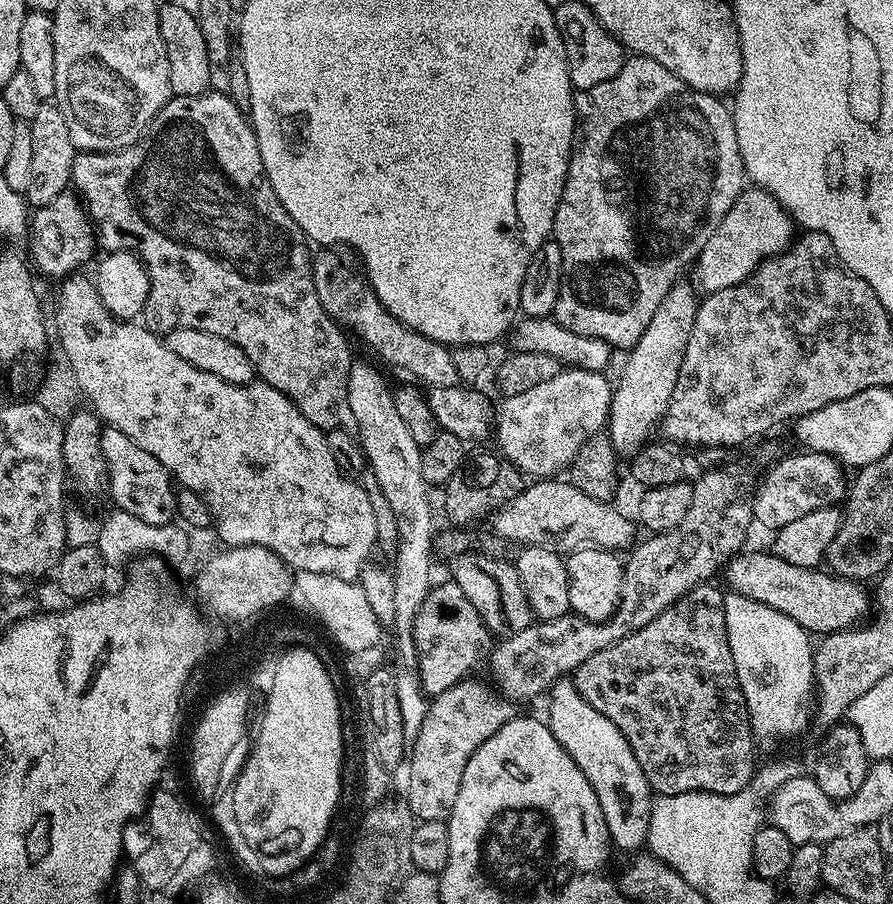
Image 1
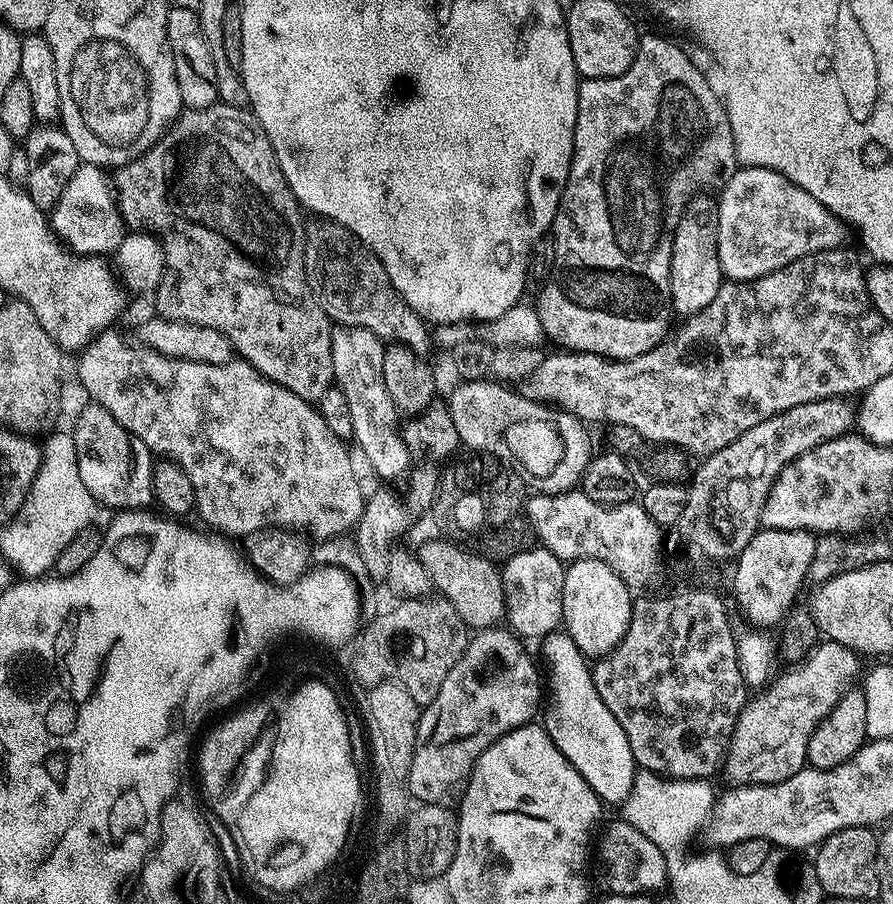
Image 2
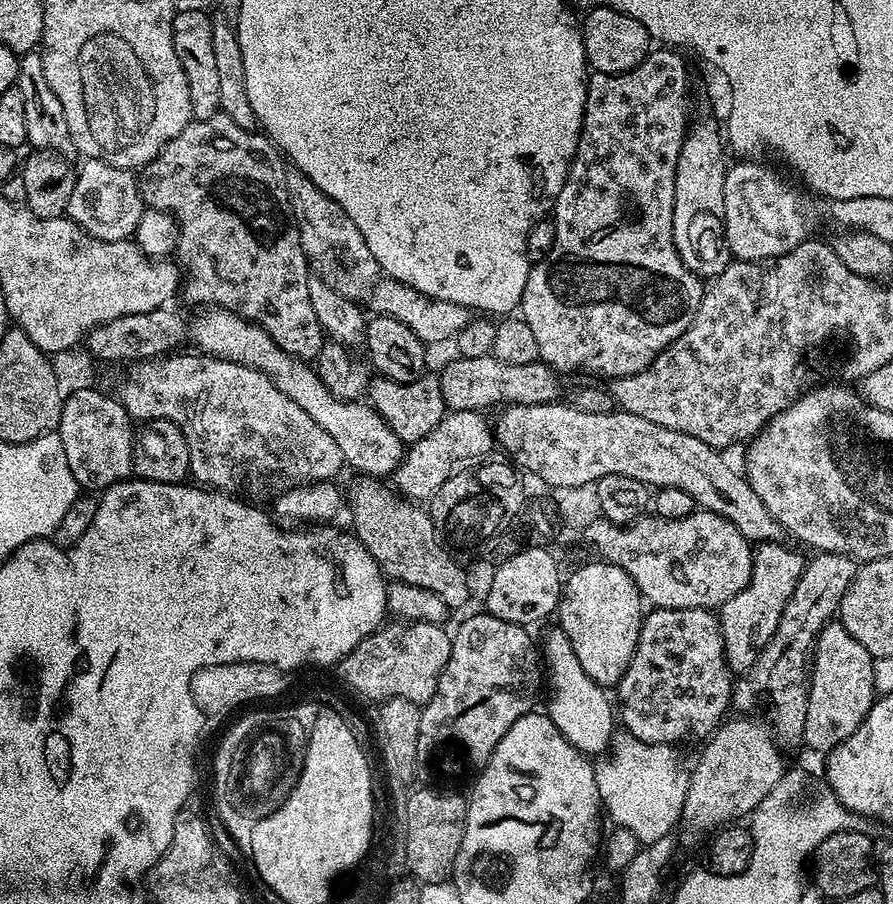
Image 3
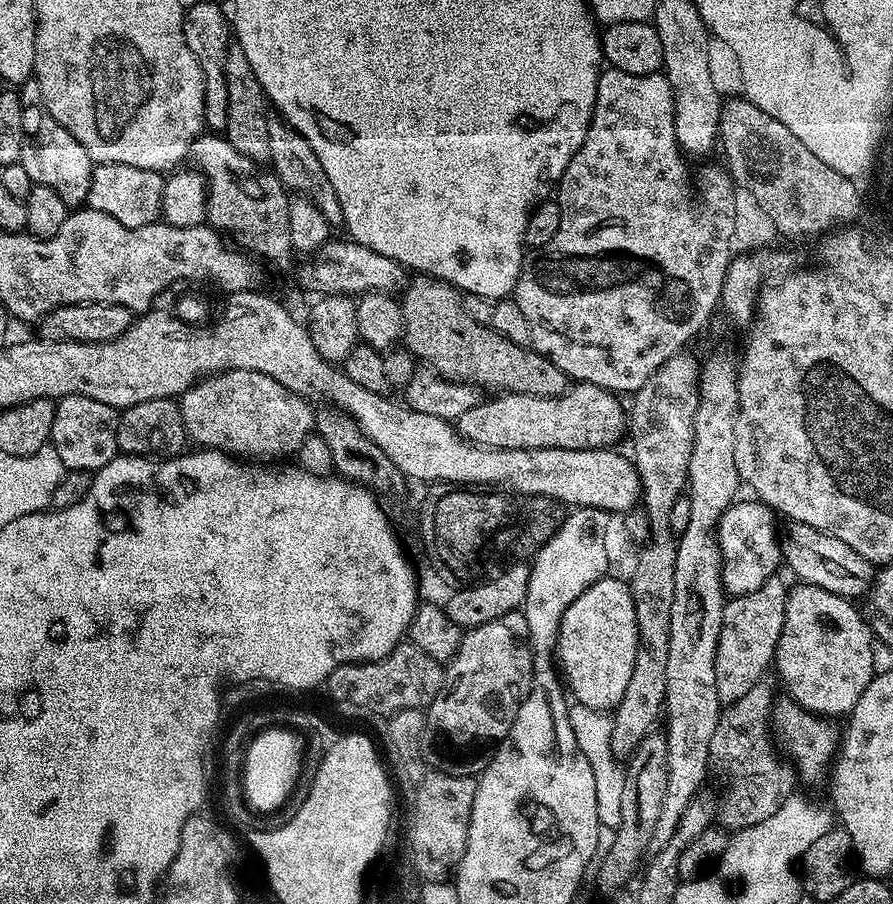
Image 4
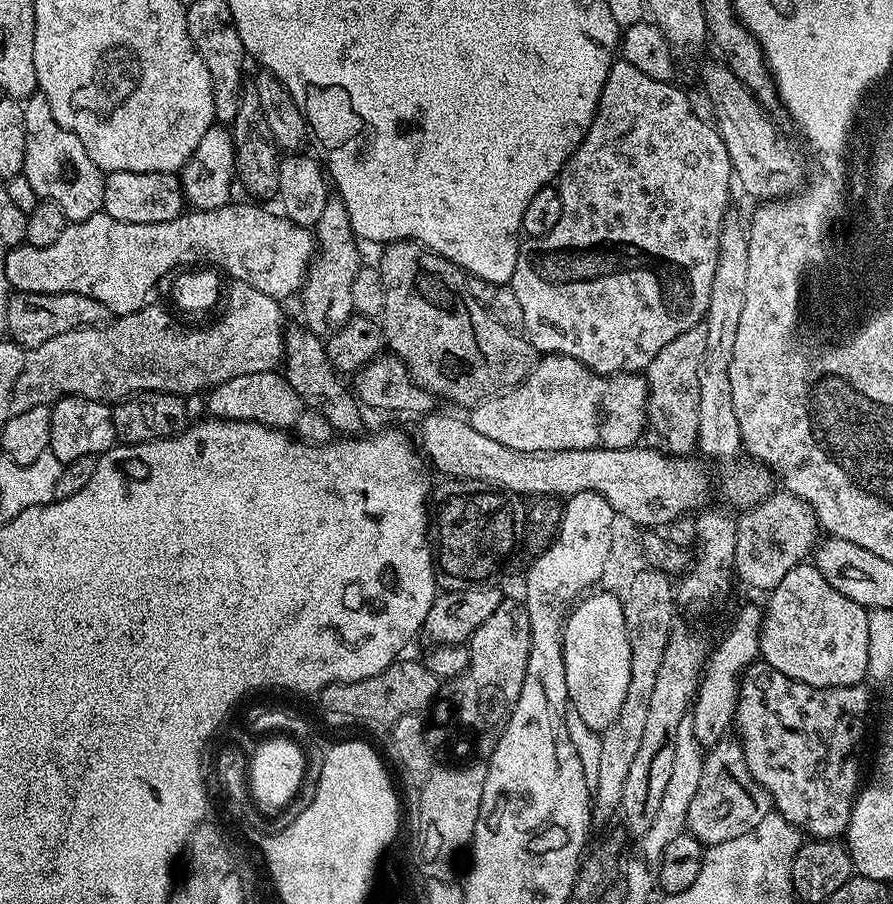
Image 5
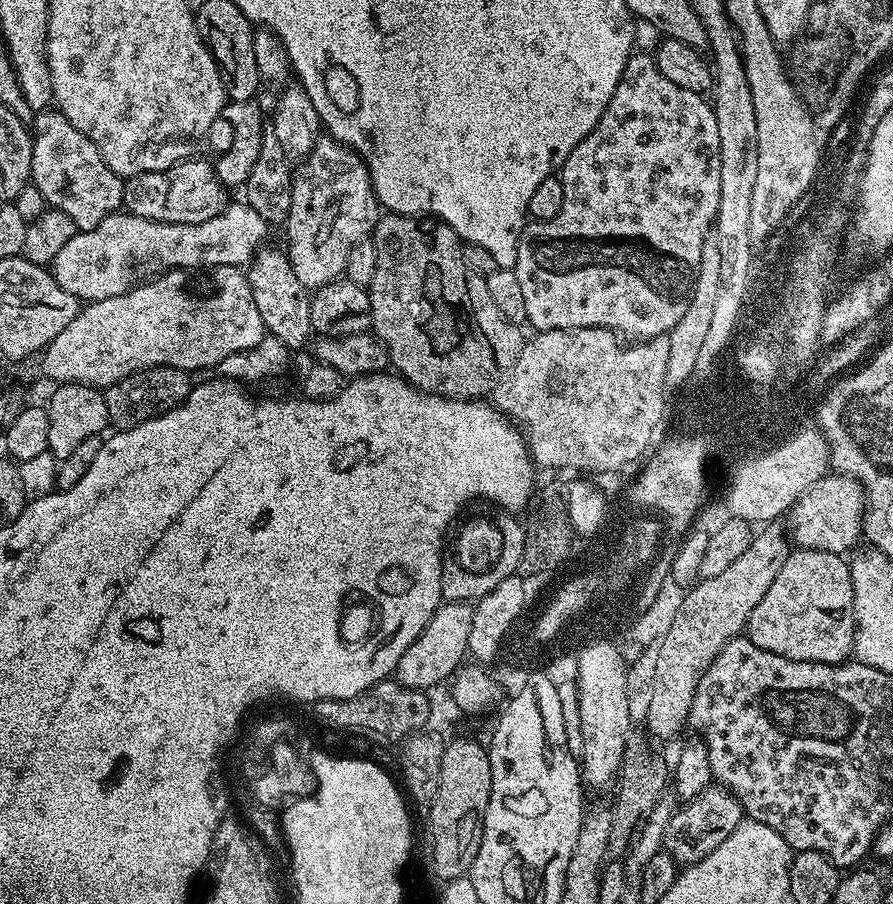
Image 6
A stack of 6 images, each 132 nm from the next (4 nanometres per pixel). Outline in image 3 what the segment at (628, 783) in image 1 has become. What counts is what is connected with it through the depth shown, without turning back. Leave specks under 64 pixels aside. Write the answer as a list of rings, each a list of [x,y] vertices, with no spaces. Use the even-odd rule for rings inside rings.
[[[552,626],[544,632],[542,640],[542,660],[546,665],[546,684],[552,687],[552,701],[546,707],[546,714],[558,726],[558,730],[576,747],[579,752],[609,751],[614,729],[614,704],[603,687],[582,670],[582,662],[578,662],[578,654],[574,654],[574,646],[570,646],[570,638],[559,626]]]

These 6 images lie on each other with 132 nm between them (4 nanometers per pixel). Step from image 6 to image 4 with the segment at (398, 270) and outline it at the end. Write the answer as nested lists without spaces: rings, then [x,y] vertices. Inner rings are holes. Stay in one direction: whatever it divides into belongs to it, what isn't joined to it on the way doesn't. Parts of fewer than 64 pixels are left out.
[[[416,278],[402,296],[404,309],[404,339],[407,351],[417,361],[434,368],[447,380],[475,384],[481,390],[521,392],[538,398],[565,396],[570,377],[554,362],[531,347],[515,344],[500,336],[487,324],[479,324],[463,309],[465,297],[460,289],[445,280]]]

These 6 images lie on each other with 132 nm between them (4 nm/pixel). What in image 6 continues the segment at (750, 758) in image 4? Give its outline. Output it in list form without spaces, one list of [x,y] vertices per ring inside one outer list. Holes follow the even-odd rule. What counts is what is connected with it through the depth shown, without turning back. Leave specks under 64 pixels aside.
[[[713,786],[704,788],[700,796],[677,807],[670,818],[670,826],[664,831],[663,851],[671,854],[677,865],[687,866],[702,862],[710,850],[718,850],[734,830],[738,830],[741,820],[745,819],[744,807],[736,801],[727,788]]]

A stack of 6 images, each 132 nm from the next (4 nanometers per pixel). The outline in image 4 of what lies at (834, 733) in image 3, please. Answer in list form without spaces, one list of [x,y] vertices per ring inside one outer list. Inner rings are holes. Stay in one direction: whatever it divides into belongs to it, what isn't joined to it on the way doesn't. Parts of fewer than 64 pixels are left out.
[[[803,582],[797,583],[788,593],[786,618],[778,638],[774,668],[780,671],[789,694],[800,703],[799,707],[821,718],[847,717],[862,698],[866,686],[870,686],[874,675],[874,633],[865,613],[861,609],[859,612],[852,604],[855,603],[849,597]]]

